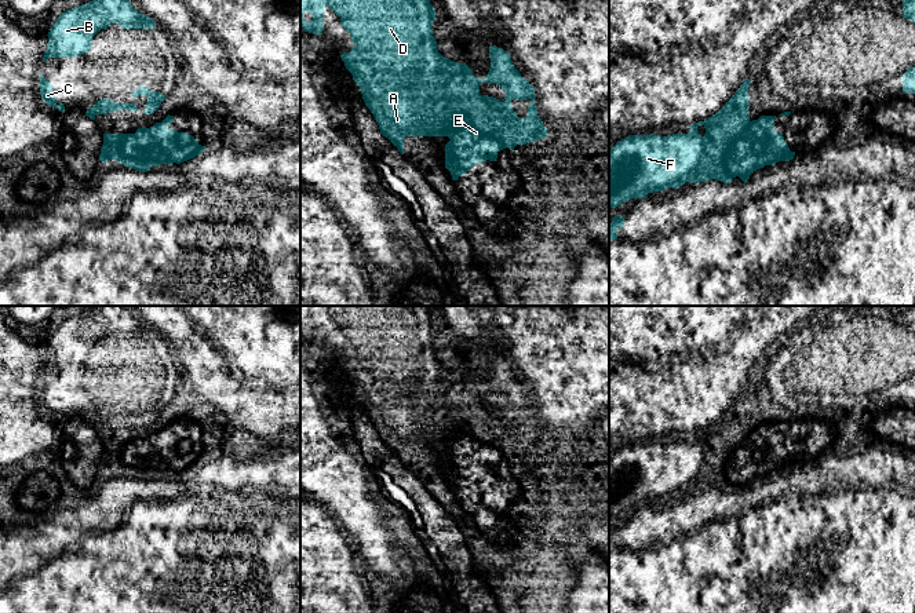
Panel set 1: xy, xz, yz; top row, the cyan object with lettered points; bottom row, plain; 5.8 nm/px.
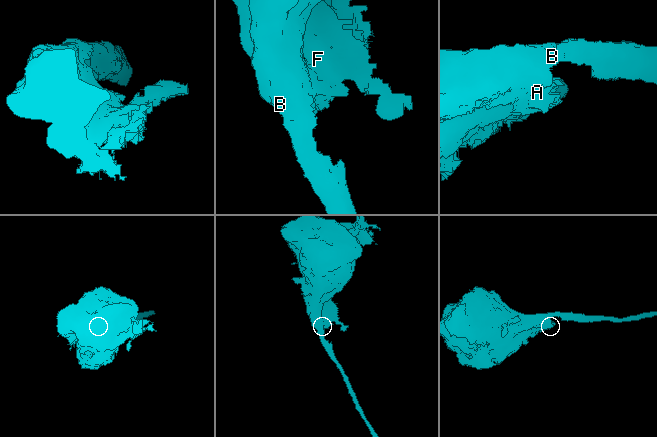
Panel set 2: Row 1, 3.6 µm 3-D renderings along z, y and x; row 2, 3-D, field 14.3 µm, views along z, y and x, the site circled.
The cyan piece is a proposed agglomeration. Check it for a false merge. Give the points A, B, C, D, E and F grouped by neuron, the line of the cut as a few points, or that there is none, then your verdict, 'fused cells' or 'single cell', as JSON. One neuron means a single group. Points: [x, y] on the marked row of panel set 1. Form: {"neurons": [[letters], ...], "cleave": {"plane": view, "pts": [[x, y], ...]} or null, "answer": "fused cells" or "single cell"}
{"neurons": [["A", "B", "C", "D", "E", "F"]], "cleave": null, "answer": "single cell"}

